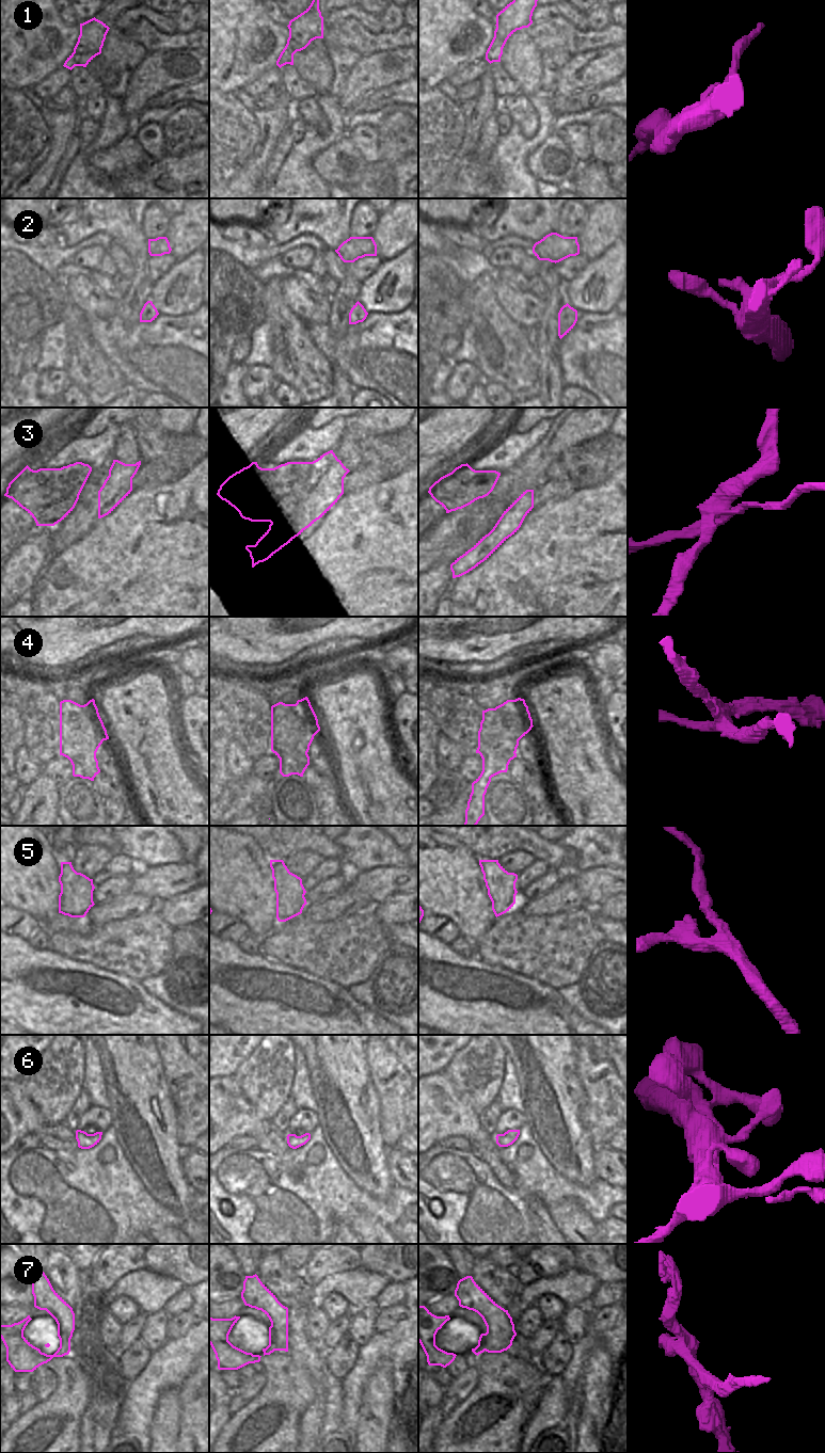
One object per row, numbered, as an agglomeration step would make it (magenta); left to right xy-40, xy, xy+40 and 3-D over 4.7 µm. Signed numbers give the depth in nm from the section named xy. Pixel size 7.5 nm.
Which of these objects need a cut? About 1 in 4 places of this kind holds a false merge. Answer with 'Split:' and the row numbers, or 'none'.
Split: 3, 4, 7

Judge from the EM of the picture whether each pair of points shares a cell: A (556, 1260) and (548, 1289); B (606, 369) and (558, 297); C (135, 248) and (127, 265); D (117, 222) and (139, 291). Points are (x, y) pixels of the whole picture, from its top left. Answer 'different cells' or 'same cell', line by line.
A: different cells
B: different cells
C: different cells
D: same cell

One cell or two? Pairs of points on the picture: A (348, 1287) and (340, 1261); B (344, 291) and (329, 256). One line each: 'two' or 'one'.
A: two
B: two

